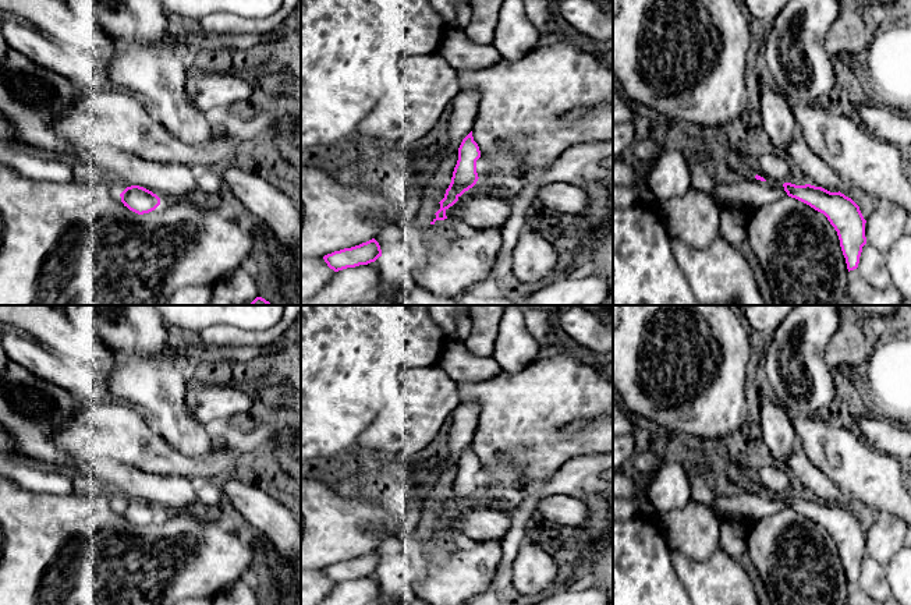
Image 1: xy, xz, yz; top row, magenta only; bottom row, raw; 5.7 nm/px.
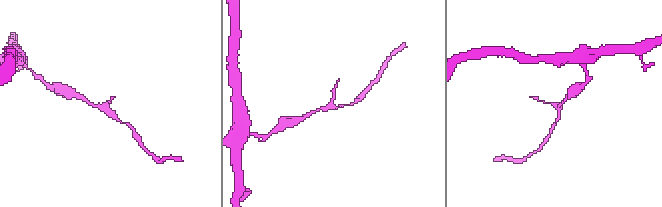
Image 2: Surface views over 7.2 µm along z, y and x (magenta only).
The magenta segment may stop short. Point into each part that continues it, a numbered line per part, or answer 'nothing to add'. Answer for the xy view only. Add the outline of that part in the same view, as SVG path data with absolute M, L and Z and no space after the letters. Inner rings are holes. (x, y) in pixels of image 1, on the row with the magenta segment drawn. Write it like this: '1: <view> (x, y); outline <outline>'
nothing to add

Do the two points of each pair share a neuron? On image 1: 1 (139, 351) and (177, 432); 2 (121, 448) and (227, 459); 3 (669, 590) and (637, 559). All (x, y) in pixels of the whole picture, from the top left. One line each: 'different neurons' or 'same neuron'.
1: same neuron
2: same neuron
3: same neuron

